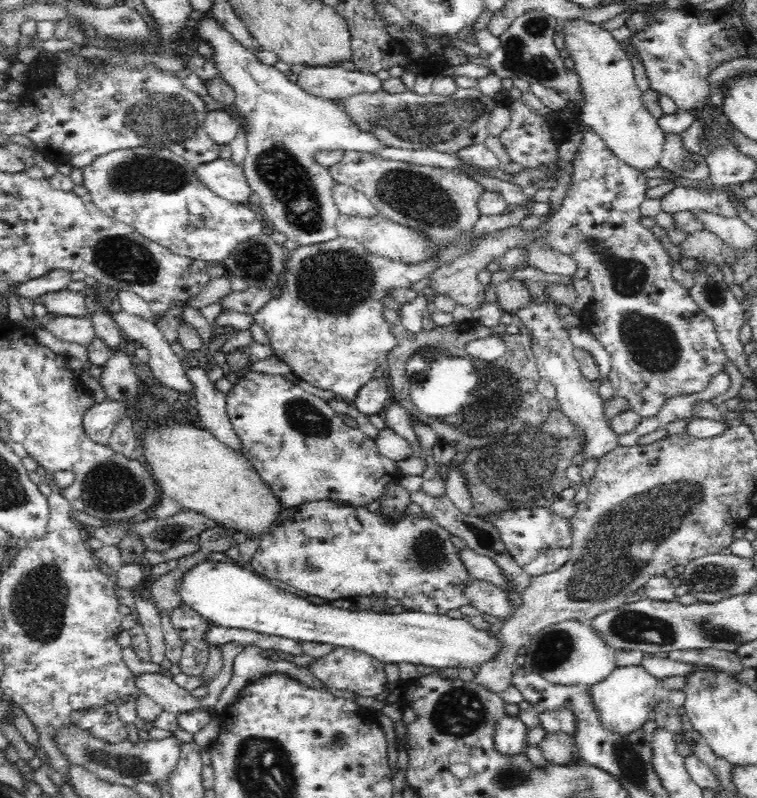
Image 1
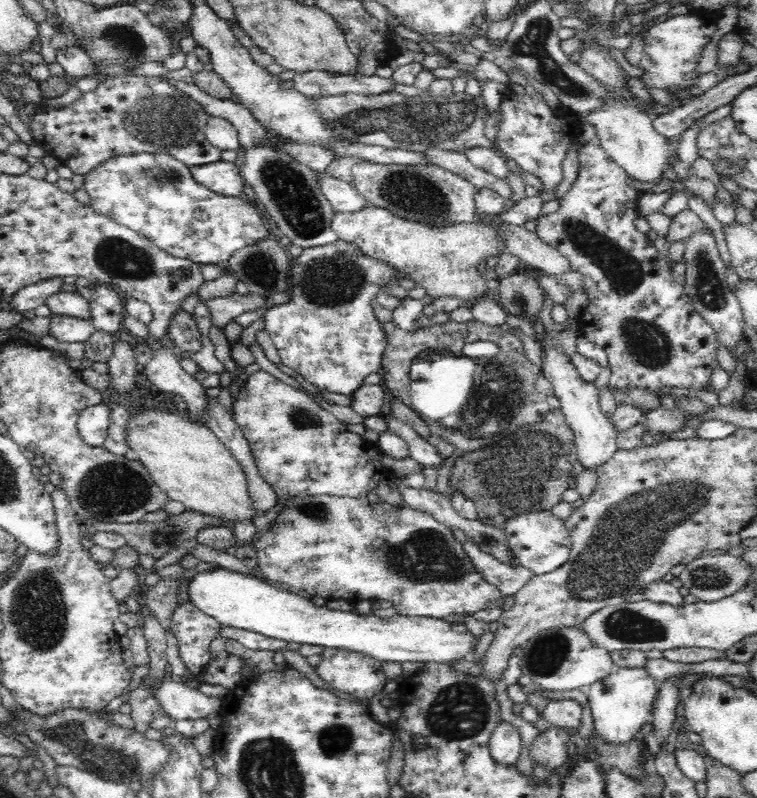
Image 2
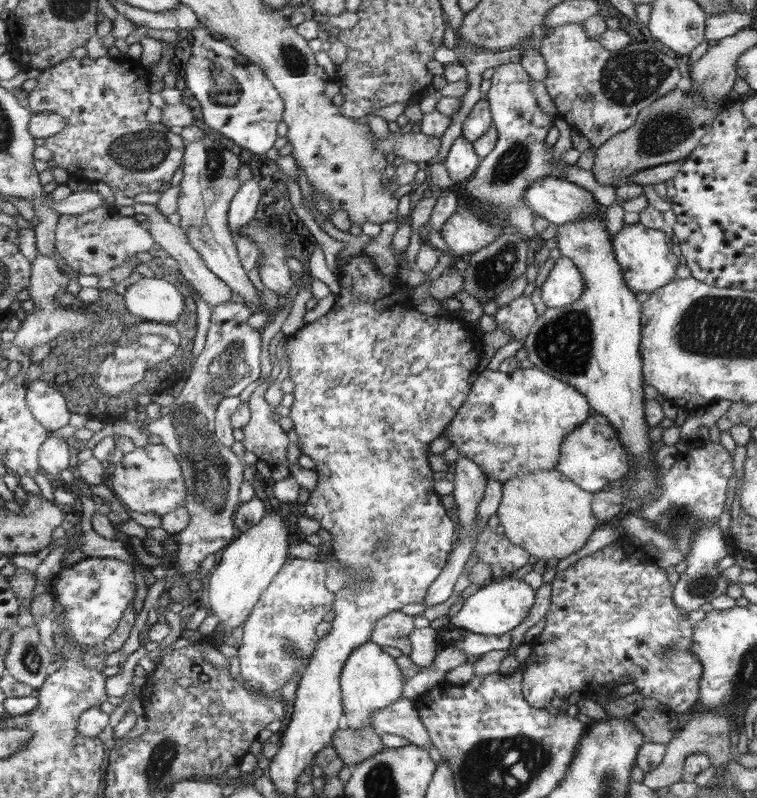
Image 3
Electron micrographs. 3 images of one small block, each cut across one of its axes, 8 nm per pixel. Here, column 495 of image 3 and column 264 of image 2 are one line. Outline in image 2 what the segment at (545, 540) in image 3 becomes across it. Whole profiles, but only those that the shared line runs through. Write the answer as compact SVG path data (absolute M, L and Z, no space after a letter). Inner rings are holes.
M142 404L136 410L136 414L129 416L125 432L128 446L138 454L138 460L148 469L155 483L168 498L182 502L185 510L220 517L234 524L240 520L262 524L270 519L271 515L255 514L248 496L247 480L240 463L234 458L231 450L228 450L228 447L220 442L220 439L208 427L184 420L180 412L164 412L148 404Z

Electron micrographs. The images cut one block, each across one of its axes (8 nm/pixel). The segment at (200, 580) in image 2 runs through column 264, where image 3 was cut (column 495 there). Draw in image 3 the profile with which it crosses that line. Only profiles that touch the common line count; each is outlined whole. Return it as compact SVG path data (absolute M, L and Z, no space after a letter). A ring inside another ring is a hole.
M512 578L488 581L476 594L464 601L462 610L449 618L452 626L470 631L470 633L482 636L502 636L512 633L522 620L528 616L528 610L533 609L534 590L524 584L524 580Z

